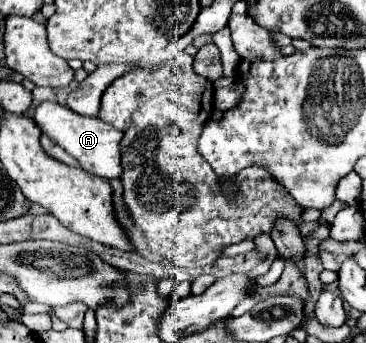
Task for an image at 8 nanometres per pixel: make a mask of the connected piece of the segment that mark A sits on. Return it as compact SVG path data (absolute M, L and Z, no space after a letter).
M41 103L35 109L35 123L39 125L39 129L43 133L47 133L53 141L57 141L69 155L73 155L79 165L97 177L103 179L119 179L123 173L121 167L121 149L119 149L119 141L123 137L121 131L117 131L115 127L111 127L109 123L103 123L97 117L81 117L77 113L73 113L71 109L59 105L59 103Z

